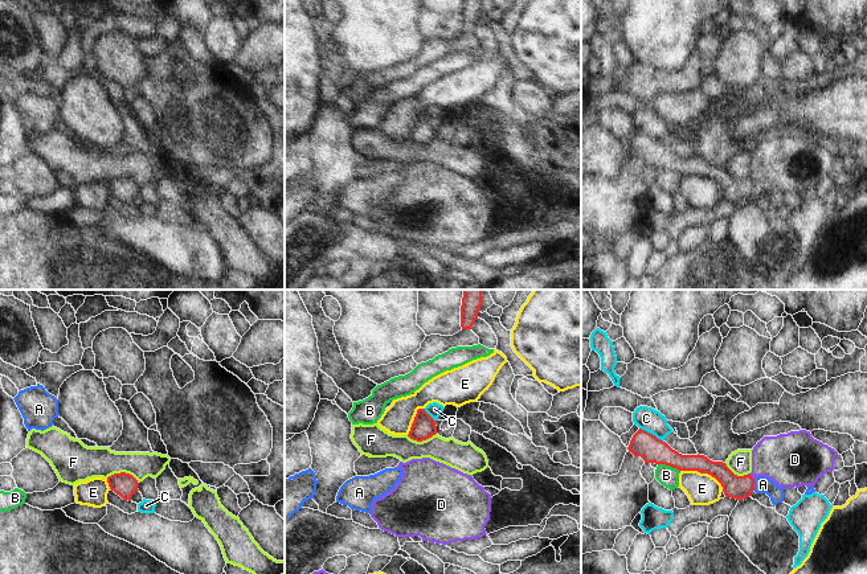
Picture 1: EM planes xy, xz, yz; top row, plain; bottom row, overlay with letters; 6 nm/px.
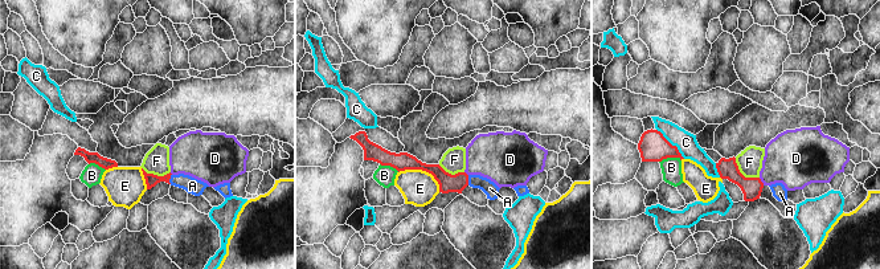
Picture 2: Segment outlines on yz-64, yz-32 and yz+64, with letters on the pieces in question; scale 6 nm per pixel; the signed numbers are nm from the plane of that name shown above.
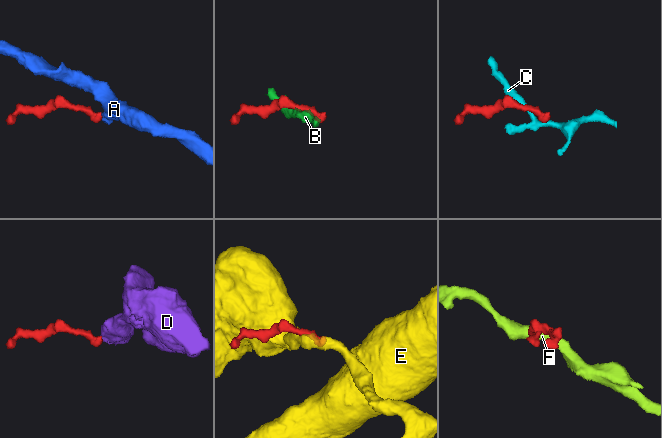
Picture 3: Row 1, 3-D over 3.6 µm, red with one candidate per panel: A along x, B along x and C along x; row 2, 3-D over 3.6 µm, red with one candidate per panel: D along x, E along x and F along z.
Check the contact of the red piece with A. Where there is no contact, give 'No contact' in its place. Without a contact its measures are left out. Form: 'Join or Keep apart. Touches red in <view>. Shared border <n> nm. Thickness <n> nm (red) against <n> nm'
Join. Touches red in yz. Shared border 70 nm. Thickness 140 nm (red) against 100 nm

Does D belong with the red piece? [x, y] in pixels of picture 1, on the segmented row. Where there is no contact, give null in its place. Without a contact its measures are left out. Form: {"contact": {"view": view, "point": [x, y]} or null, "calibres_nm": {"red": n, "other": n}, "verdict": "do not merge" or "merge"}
{"contact": {"view": "yz", "point": [751, 476]}, "calibres_nm": {"red": 140, "other": 320}, "verdict": "do not merge"}

